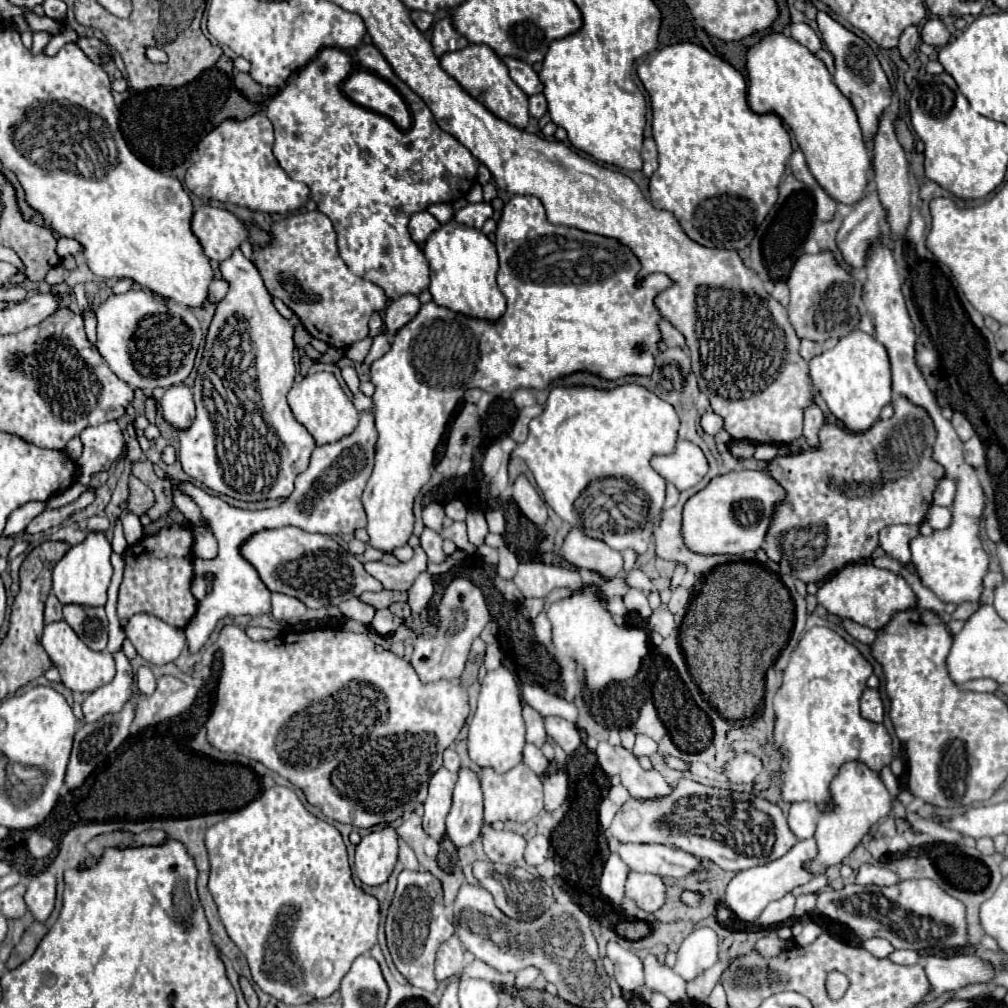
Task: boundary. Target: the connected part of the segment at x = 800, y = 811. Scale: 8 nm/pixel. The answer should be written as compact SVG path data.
M810 801L792 803L788 813L788 825L792 833L798 839L808 839L816 833L816 821L818 821L818 805Z

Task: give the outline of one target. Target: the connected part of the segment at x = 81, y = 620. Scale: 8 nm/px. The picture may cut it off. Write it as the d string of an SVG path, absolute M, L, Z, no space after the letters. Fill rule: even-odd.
M64 605L64 621L92 651L106 651L108 619L102 607Z

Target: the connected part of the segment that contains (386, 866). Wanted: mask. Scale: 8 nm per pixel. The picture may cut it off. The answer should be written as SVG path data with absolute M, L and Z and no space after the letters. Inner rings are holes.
M392 825L376 829L356 845L356 875L364 885L380 885L388 881L398 857L398 835Z

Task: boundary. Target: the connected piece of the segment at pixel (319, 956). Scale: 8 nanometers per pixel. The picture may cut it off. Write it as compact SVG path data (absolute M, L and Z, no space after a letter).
M274 785L244 809L212 825L206 831L206 847L210 855L208 889L230 939L248 959L254 983L286 1005L302 1005L336 993L352 961L376 943L380 923L380 901L354 885L338 829L306 811L292 789Z

